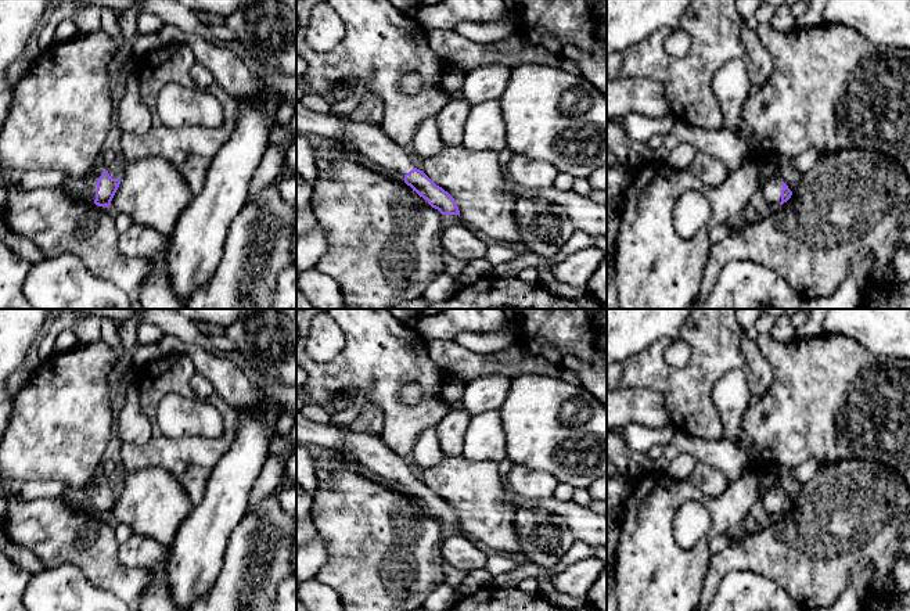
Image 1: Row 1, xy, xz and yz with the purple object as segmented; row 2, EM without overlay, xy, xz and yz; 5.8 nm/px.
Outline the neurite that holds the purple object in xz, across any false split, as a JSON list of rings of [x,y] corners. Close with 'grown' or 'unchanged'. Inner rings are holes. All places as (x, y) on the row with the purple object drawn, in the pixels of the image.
[[[296,100],[296,133],[323,139],[345,139],[350,141],[362,157],[402,173],[404,183],[442,215],[458,215],[454,198],[436,186],[422,170],[413,166],[410,157],[395,144],[381,125],[345,121],[334,114],[313,112]]]; grown

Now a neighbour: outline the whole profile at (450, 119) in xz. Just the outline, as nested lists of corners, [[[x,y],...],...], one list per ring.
[[[456,96],[438,112],[436,123],[443,145],[463,144],[470,109],[471,104],[463,96]]]

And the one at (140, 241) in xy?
[[[133,223],[126,233],[118,237],[118,247],[123,255],[144,260],[162,254],[166,244],[165,234],[140,223]]]

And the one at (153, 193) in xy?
[[[151,157],[123,162],[121,184],[109,209],[129,215],[133,223],[172,236],[193,194],[180,173],[169,162]]]

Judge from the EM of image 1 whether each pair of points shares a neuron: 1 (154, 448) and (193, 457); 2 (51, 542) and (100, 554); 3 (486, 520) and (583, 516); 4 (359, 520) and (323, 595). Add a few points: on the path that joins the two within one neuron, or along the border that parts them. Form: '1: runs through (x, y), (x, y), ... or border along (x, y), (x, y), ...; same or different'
1: runs through (164, 452), (183, 457); same
2: runs through (64, 542), (78, 552), (87, 552); same
3: border along (502, 480), (504, 496), (518, 509); different
4: border along (315, 578), (328, 585), (340, 596); different

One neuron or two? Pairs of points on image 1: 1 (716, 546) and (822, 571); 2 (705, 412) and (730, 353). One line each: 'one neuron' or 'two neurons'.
1: two neurons
2: one neuron

